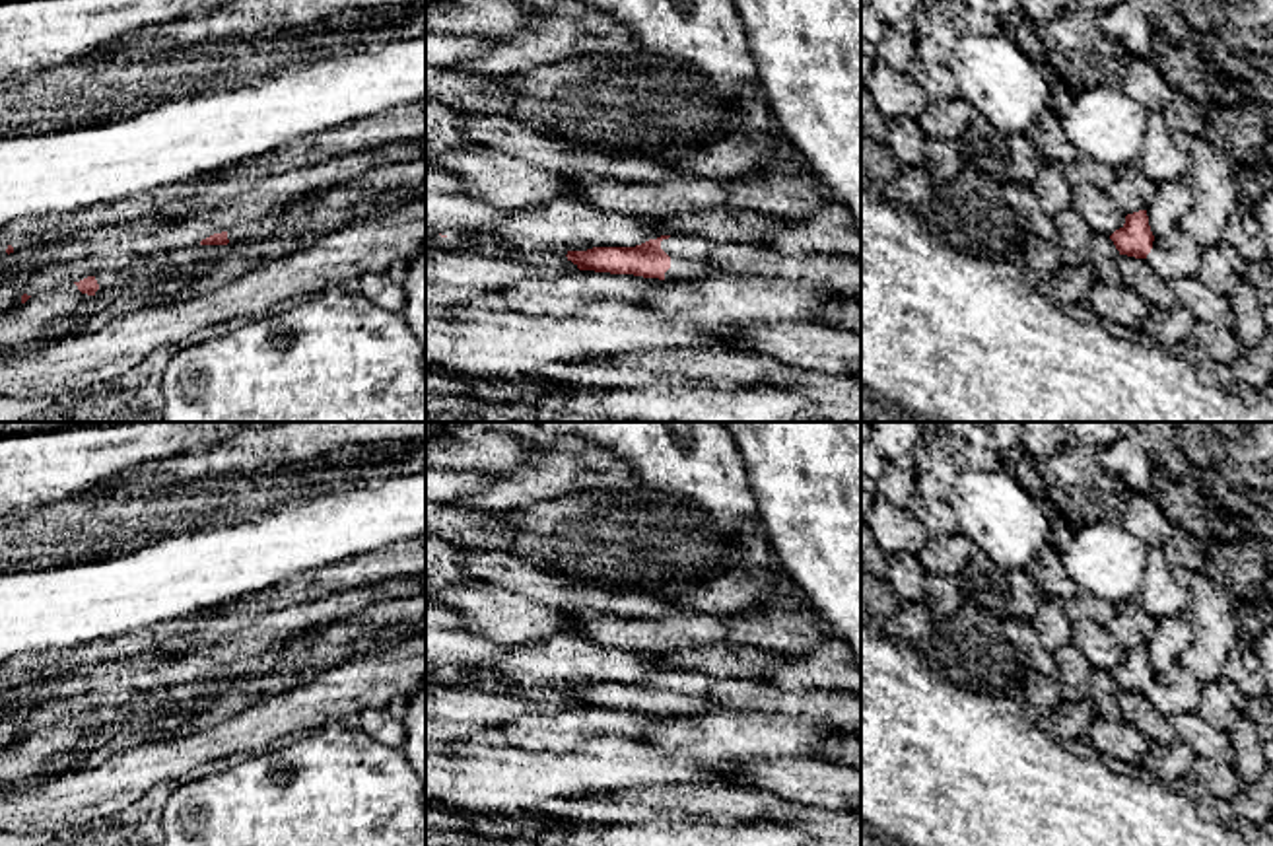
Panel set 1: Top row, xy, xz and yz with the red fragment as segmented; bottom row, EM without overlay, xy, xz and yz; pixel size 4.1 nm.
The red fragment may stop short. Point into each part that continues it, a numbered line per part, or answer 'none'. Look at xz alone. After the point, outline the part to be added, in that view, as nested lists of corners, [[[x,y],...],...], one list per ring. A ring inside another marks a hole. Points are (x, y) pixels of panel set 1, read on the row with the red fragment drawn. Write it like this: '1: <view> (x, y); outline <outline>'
1: xz (688, 255); outline [[[671,235],[661,241],[661,249],[671,257],[671,268],[665,280],[698,280],[717,268],[709,264],[709,249],[713,243],[690,237]]]

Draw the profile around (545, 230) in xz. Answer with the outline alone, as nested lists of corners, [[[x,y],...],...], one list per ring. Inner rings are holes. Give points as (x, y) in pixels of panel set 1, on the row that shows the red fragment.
[[[554,200],[519,210],[498,226],[474,229],[468,237],[496,237],[533,255],[550,257],[593,247],[636,247],[661,235],[653,218],[608,212],[579,200]]]

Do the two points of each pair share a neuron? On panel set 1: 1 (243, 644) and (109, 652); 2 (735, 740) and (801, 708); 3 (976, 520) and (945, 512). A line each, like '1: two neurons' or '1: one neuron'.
1: two neurons
2: two neurons
3: two neurons

